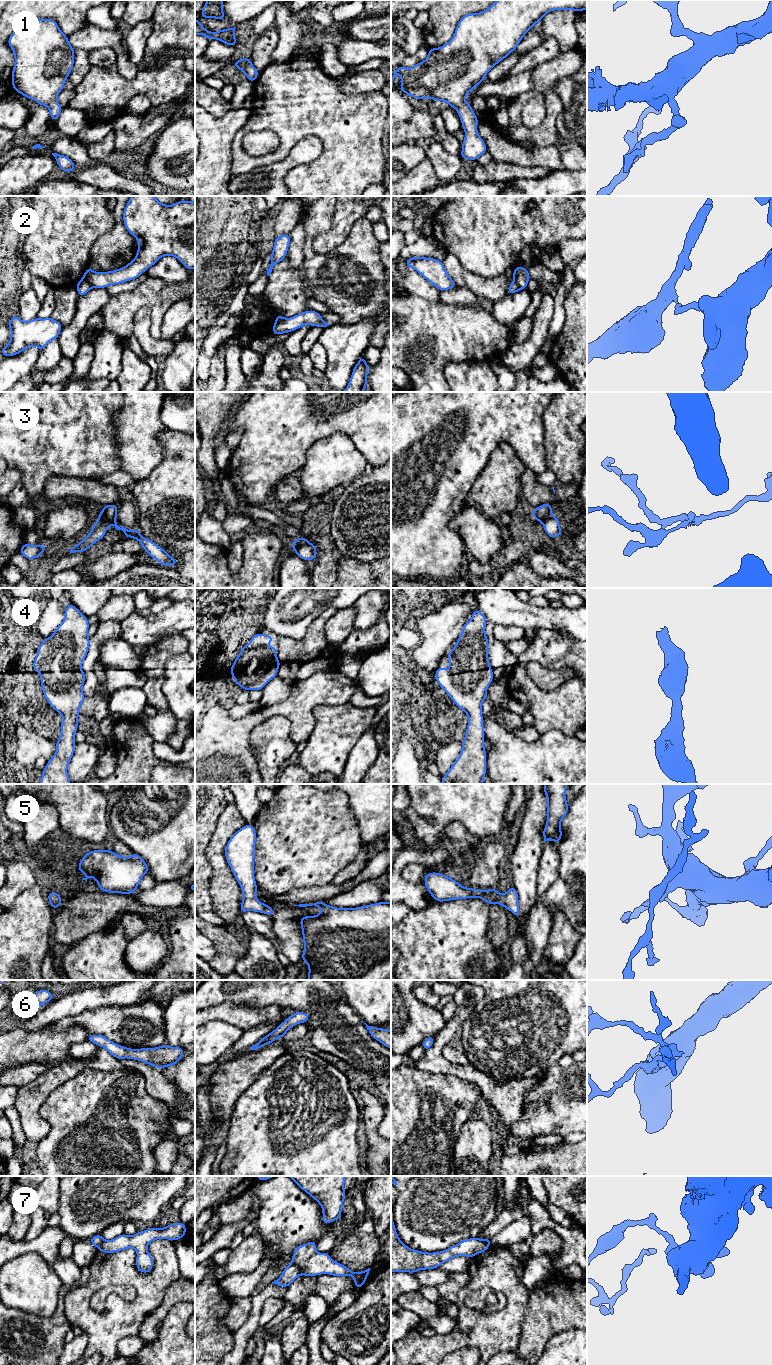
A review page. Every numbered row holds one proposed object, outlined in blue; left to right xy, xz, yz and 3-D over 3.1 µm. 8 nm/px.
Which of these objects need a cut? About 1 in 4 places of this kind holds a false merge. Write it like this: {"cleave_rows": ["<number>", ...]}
{"cleave_rows": ["2", "3", "7"]}

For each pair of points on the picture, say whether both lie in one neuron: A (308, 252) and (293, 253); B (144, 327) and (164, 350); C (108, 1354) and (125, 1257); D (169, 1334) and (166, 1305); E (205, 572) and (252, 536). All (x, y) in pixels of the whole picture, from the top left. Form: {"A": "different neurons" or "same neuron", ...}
{"A": "different neurons", "B": "same neuron", "C": "same neuron", "D": "different neurons", "E": "same neuron"}

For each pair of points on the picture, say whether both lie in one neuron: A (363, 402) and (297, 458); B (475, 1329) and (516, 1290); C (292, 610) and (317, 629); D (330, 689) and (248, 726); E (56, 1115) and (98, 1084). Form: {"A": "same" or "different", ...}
{"A": "same", "B": "same", "C": "different", "D": "same", "E": "same"}

